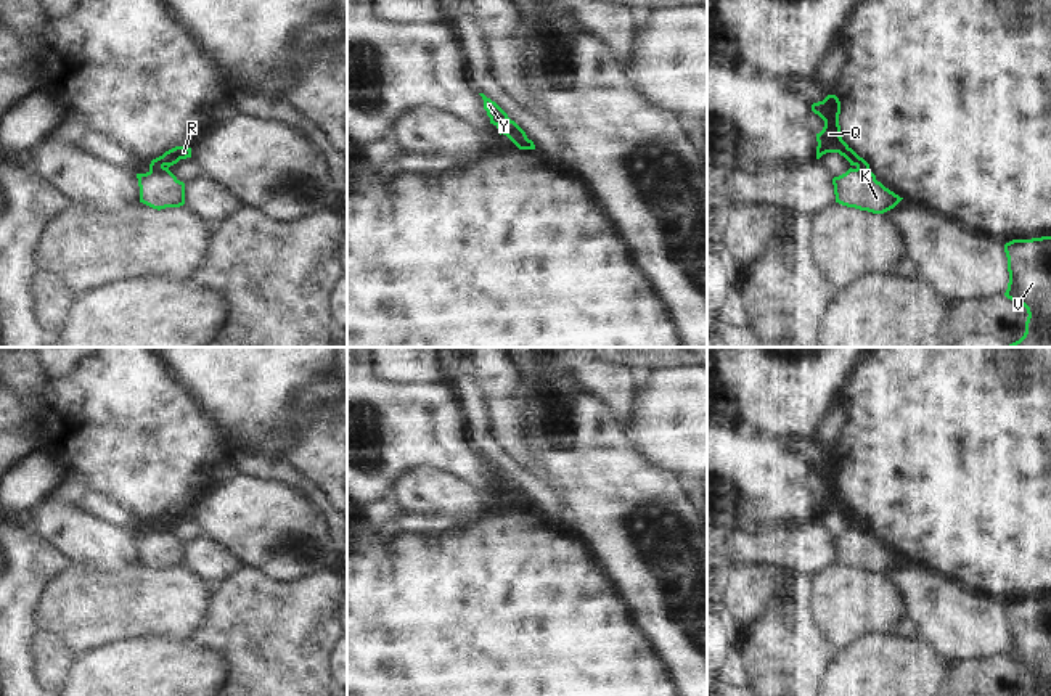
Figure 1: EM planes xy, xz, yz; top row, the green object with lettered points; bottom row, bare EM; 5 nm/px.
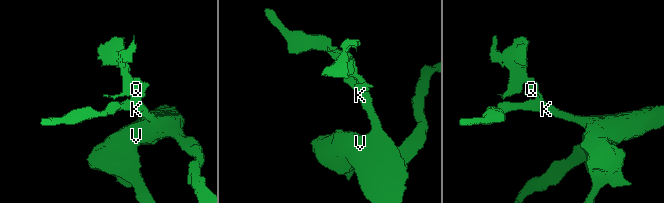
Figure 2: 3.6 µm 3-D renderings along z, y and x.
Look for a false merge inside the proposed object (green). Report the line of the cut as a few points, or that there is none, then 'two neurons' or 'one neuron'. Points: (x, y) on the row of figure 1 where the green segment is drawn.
xy (150, 167), (167, 169) | two neurons

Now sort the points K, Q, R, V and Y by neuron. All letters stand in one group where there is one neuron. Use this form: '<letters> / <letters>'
K V Y / Q R

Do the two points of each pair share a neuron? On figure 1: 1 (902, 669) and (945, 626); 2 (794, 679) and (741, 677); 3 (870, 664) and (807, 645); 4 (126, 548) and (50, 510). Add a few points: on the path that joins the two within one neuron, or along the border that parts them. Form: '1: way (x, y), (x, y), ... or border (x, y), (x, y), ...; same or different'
1: border (931, 645), (944, 661); different
2: border (738, 648), (751, 679); different
3: border (839, 651), (818, 679); different
4: way (106, 547), (89, 542), (69, 529); same

